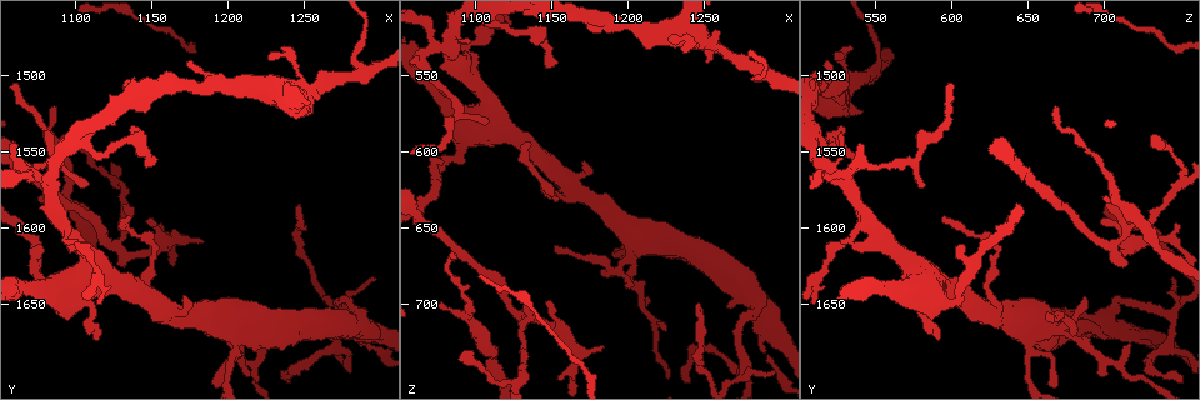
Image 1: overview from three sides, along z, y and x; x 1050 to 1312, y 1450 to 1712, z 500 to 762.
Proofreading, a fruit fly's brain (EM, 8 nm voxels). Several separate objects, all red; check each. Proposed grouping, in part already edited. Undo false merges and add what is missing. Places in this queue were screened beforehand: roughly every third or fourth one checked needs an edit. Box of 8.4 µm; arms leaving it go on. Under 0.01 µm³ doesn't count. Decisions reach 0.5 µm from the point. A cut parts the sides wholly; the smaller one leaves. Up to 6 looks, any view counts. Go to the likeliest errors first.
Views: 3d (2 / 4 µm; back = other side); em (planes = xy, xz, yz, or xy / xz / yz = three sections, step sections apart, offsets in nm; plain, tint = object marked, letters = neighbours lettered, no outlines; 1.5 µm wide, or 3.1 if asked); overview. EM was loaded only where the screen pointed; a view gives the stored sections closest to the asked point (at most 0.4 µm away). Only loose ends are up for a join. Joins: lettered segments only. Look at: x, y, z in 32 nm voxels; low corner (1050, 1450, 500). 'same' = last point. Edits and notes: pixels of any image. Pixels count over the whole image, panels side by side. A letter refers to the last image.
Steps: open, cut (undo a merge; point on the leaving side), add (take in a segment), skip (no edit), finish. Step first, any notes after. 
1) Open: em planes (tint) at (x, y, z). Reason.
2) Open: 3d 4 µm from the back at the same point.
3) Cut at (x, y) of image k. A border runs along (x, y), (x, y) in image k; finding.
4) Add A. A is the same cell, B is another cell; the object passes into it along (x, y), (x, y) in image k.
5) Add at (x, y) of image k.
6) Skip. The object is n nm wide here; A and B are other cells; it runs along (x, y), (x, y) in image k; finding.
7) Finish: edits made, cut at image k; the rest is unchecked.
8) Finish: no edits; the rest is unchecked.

Open: em planes (letters) at (1174, 1492, 518).

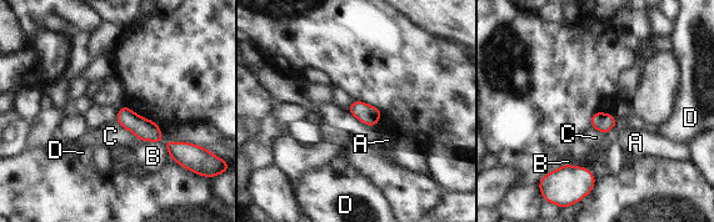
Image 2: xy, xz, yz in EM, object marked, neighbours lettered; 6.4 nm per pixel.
Skip. The longest contact is with C, 190 nm; A, B, C and D are other cells; none of them fits.

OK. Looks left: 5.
Open: em planes (letters) at (1184, 1610, 728). An open end.

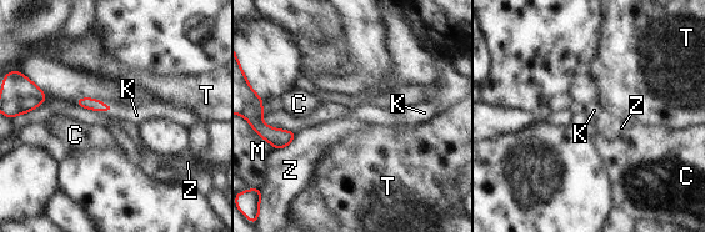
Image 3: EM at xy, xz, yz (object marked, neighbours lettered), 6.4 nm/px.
Add K. K is the same cell, C, M, T and Z are other cells; it goes on there.

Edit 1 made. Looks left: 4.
Open: 3d 4 µm from the back at (1198, 1646, 690). An open end.

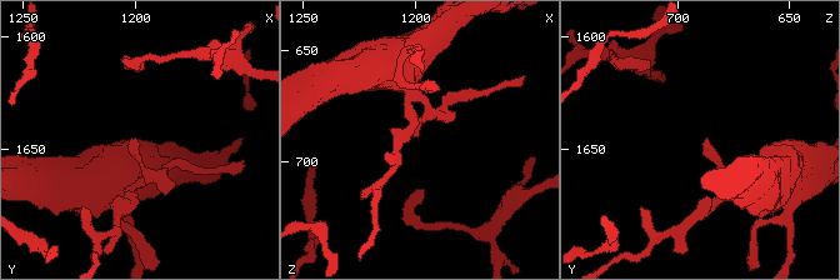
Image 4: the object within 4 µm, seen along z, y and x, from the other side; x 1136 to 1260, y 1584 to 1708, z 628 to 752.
Open: em planes (plain) at (1197, 1648, 687). Now the EM.

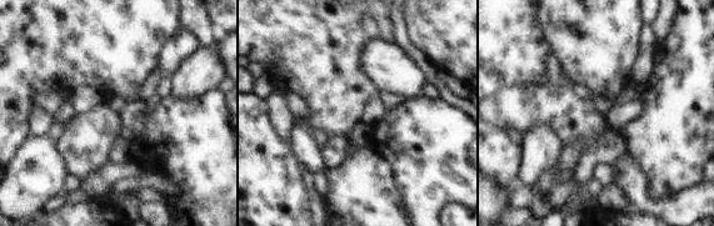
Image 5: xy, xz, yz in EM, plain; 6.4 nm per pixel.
Open: em planes (letters) at the same point.

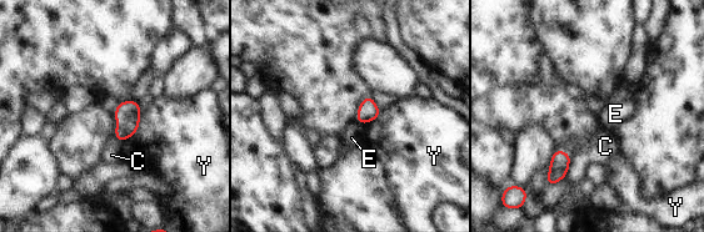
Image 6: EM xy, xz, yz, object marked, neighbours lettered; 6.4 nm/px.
Skip. C, E and Y are other cells; a border runs along (355, 120), (365, 124) in image 6; no lettered segment goes on from it.

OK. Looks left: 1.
Finish: edits made, add at image 3; the rest is unchecked.

